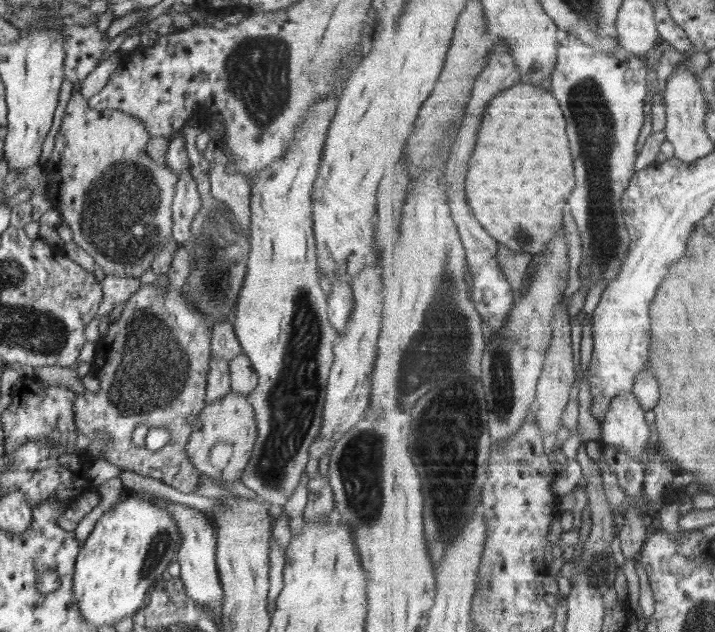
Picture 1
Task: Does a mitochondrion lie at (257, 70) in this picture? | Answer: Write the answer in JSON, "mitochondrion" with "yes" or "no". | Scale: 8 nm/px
{"mitochondrion":"yes"}

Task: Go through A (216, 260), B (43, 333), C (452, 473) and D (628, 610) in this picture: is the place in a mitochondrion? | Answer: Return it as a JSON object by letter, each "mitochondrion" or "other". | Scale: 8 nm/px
{"A":"mitochondrion","B":"mitochondrion","C":"mitochondrion","D":"other"}

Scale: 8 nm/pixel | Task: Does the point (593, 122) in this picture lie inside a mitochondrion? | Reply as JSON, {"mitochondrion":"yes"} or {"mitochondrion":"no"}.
{"mitochondrion":"yes"}

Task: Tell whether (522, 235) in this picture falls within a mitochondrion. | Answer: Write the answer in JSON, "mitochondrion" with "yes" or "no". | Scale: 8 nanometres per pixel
{"mitochondrion":"yes"}

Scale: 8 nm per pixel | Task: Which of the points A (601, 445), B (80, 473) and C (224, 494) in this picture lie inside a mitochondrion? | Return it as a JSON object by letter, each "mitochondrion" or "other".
{"A":"other","B":"other","C":"other"}

